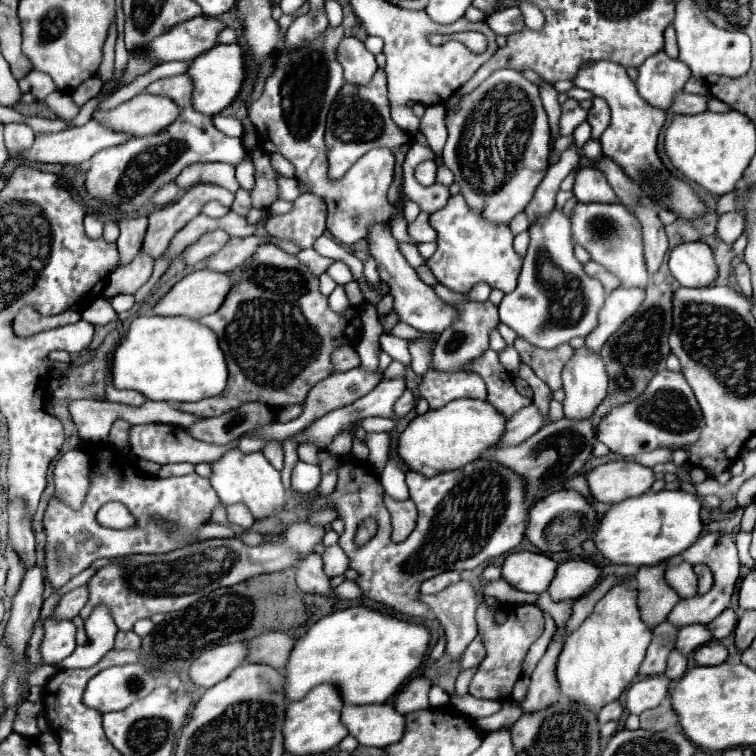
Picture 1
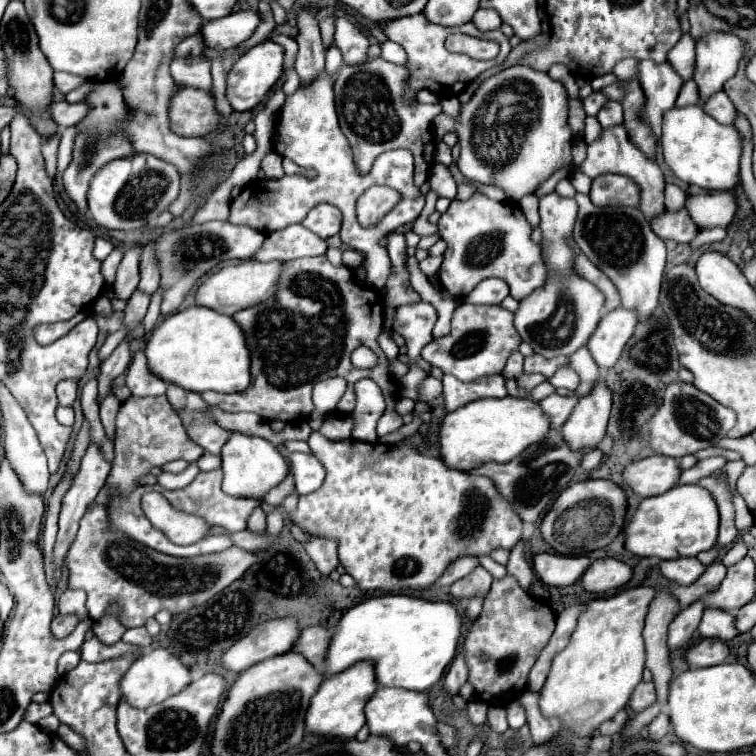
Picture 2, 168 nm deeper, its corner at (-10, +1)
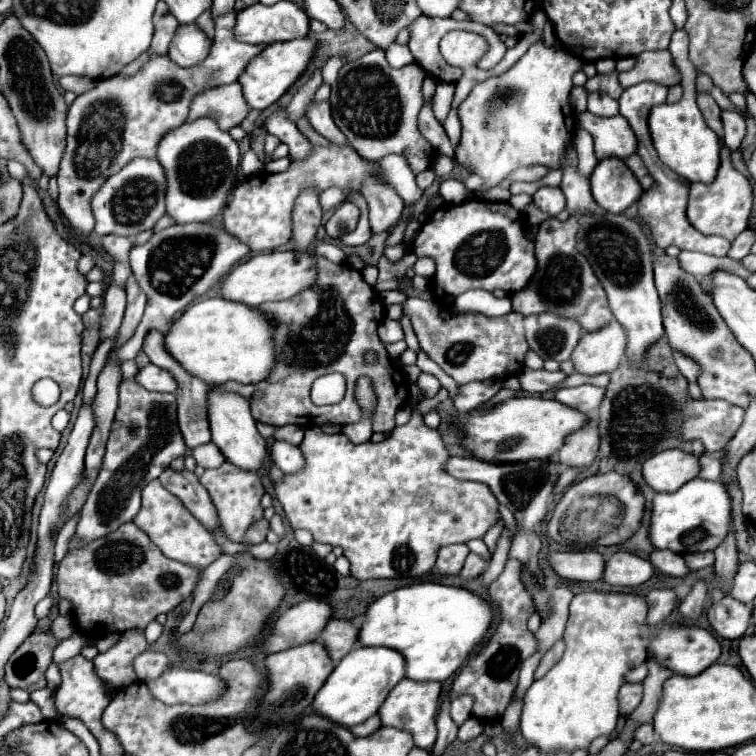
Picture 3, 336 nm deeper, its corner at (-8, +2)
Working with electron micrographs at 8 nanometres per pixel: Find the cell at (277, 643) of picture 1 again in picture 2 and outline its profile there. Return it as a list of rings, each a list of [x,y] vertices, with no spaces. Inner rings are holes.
[[[308,627],[300,633],[294,651],[302,653],[314,667],[322,667],[322,659],[326,659],[326,643],[330,643],[330,629],[326,627]]]

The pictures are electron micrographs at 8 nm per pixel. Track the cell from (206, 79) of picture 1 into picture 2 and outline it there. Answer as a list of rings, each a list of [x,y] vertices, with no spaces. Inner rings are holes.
[[[264,41],[250,51],[246,51],[238,63],[234,63],[232,71],[228,73],[228,87],[226,97],[234,111],[250,111],[258,103],[264,101],[266,93],[276,85],[276,81],[282,77],[284,71],[284,47],[274,41]]]

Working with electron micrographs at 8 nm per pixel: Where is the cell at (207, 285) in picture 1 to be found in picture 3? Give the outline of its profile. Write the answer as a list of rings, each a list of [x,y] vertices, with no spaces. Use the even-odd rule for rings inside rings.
[[[274,250],[268,254],[256,254],[250,260],[238,264],[228,276],[224,276],[218,296],[256,308],[262,302],[292,298],[304,290],[304,286],[310,286],[312,278],[316,278],[316,270],[312,270],[312,254],[300,254],[296,258],[296,254],[290,250]]]

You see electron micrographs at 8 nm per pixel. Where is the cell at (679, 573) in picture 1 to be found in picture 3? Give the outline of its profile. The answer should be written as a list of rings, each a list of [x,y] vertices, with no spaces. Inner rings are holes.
[[[654,550],[654,552],[650,554],[650,560],[652,560],[652,564],[654,564],[660,572],[664,572],[664,574],[668,574],[668,576],[678,576],[678,578],[682,578],[682,576],[686,576],[686,574],[690,572],[686,560],[684,560],[680,554],[670,552],[670,550]]]

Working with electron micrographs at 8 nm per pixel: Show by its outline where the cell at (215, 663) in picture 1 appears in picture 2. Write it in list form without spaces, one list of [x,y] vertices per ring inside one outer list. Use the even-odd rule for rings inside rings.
[[[282,617],[260,623],[222,655],[222,663],[228,671],[240,673],[264,659],[288,653],[298,641],[298,631],[300,627],[296,617]]]

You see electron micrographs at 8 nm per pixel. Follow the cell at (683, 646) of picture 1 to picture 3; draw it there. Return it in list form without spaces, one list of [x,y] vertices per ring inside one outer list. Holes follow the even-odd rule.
[[[724,596],[720,602],[710,606],[708,622],[718,636],[734,640],[744,636],[746,628],[750,626],[750,614],[752,614],[752,608],[748,604],[742,604],[730,596]]]

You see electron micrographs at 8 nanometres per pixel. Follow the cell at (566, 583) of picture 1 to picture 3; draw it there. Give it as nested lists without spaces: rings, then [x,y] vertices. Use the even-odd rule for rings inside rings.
[[[616,552],[606,560],[602,580],[610,586],[638,586],[646,582],[654,572],[654,566],[630,552]]]

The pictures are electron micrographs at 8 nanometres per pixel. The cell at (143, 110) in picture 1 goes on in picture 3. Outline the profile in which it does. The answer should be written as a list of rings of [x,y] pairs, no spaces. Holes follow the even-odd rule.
[[[234,82],[196,94],[190,104],[188,122],[194,122],[198,118],[212,118],[220,130],[230,130],[238,126],[248,112],[250,108],[244,102],[240,84]]]

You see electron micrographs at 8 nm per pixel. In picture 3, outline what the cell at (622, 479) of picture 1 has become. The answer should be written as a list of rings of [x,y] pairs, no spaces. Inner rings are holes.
[[[664,450],[642,464],[644,482],[656,492],[676,492],[682,484],[696,478],[698,458],[682,450]]]

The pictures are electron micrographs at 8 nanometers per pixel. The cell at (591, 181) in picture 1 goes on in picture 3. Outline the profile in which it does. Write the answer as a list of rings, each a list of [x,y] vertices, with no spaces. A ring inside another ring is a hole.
[[[618,158],[598,162],[590,176],[590,186],[596,204],[612,214],[622,214],[644,192],[636,176]]]

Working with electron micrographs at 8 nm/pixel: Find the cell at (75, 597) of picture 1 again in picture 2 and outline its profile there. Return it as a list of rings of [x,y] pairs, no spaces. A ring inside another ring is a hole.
[[[58,615],[58,617],[54,617],[52,627],[50,627],[52,629],[52,637],[64,639],[74,631],[76,625],[78,625],[78,617],[76,615]]]

